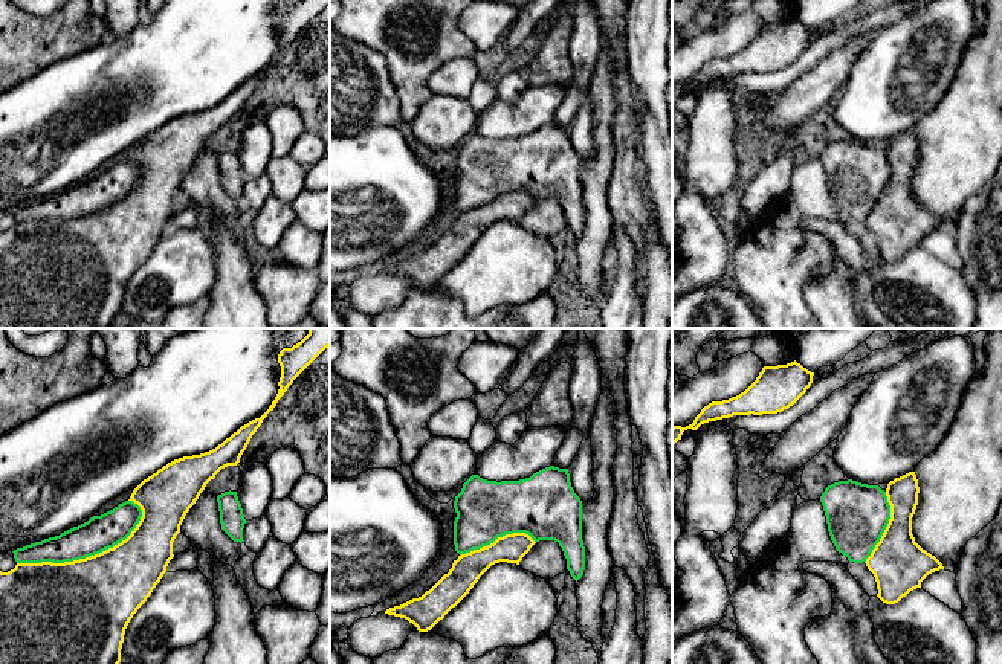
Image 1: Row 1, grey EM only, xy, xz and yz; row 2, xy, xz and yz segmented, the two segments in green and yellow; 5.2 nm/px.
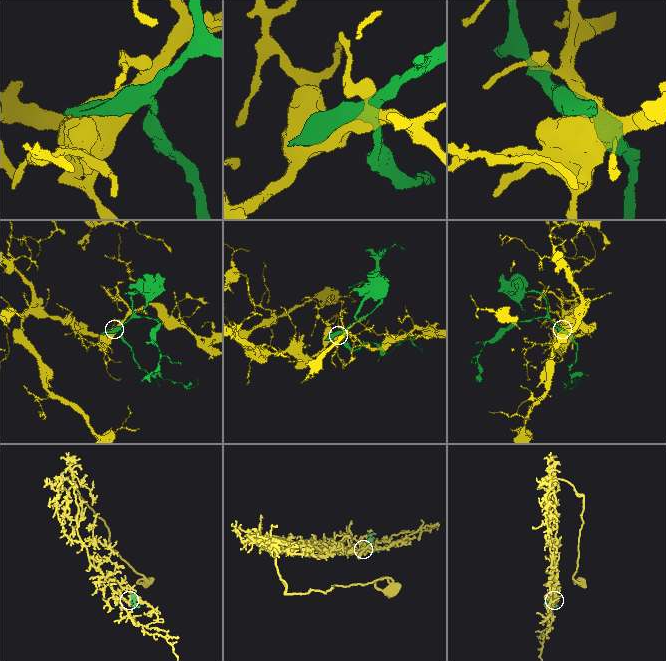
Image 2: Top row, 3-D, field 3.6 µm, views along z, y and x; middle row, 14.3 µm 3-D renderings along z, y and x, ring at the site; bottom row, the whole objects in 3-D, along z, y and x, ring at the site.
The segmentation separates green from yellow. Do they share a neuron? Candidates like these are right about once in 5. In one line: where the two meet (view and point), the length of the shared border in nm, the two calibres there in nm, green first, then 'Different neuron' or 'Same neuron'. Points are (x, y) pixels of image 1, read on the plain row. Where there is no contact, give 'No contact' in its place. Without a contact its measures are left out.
Touches green at xy (84, 215). Shared border 700 nm. Thickness 190 nm (green) against 480 nm. Different neuron

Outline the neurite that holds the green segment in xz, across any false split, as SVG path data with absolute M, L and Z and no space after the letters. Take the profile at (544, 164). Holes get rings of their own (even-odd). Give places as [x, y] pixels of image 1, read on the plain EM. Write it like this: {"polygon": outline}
{"polygon": "M550 124L530 136L501 140L472 133L455 154L454 166L454 203L460 214L487 205L506 192L525 191L535 200L558 200L571 235L577 240L583 234L582 159L571 145L568 127Z"}

